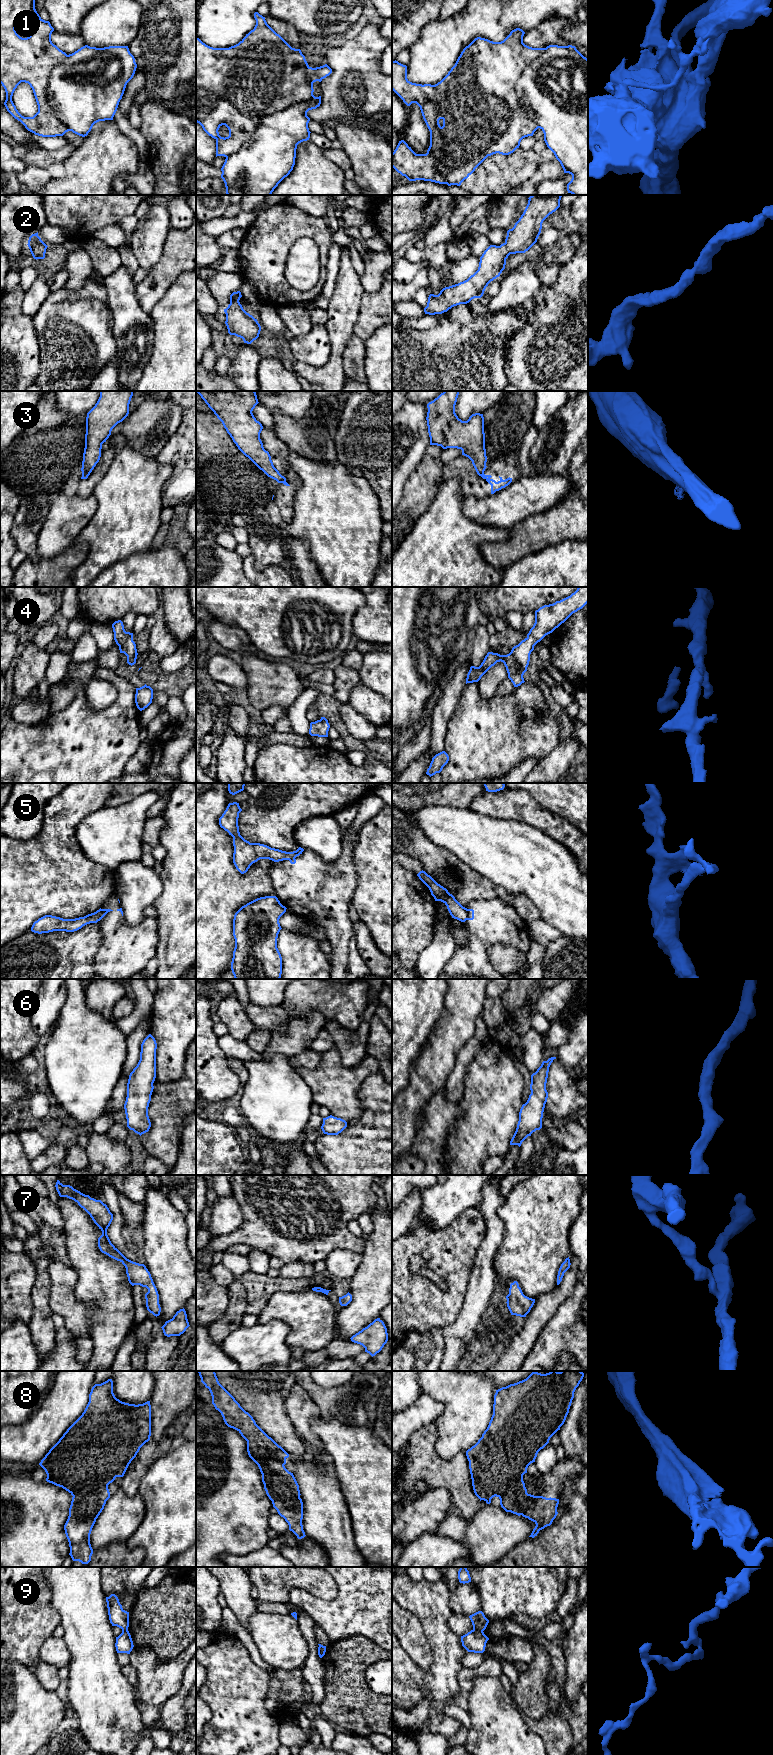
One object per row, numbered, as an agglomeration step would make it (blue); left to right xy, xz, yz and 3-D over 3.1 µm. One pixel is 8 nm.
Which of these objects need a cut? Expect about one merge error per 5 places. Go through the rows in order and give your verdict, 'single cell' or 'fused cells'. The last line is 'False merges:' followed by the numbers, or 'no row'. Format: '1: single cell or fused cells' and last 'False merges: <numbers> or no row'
1: fused cells
2: single cell
3: fused cells
4: single cell
5: fused cells
6: single cell
7: single cell
8: fused cells
9: fused cells
False merges: 1, 3, 5, 8, 9

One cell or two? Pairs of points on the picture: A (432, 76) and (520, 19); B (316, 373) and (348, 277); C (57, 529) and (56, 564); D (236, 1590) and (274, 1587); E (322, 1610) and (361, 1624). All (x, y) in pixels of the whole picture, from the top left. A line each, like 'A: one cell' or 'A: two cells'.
A: one cell
B: one cell
C: two cells
D: two cells
E: one cell

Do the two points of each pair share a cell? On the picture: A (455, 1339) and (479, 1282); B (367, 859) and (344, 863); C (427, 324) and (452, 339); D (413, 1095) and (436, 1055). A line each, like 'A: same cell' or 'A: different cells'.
A: same cell
B: different cells
C: different cells
D: same cell

